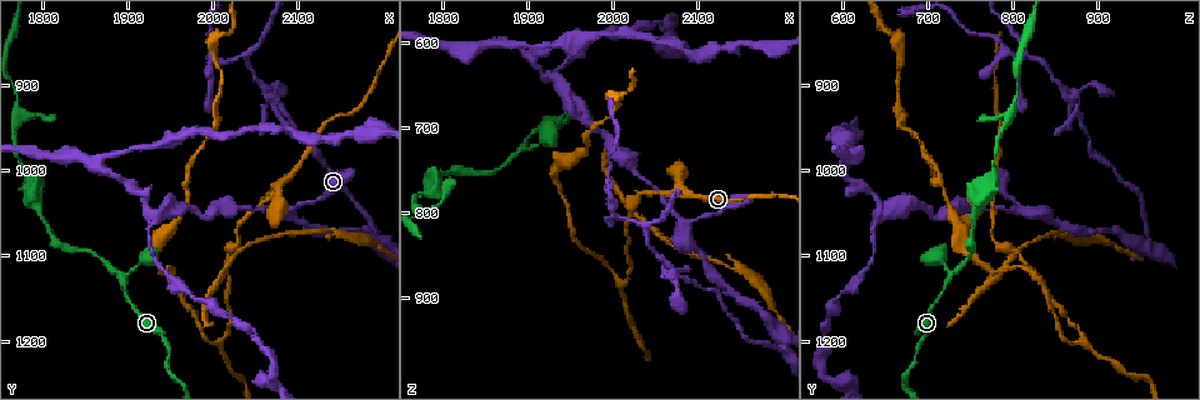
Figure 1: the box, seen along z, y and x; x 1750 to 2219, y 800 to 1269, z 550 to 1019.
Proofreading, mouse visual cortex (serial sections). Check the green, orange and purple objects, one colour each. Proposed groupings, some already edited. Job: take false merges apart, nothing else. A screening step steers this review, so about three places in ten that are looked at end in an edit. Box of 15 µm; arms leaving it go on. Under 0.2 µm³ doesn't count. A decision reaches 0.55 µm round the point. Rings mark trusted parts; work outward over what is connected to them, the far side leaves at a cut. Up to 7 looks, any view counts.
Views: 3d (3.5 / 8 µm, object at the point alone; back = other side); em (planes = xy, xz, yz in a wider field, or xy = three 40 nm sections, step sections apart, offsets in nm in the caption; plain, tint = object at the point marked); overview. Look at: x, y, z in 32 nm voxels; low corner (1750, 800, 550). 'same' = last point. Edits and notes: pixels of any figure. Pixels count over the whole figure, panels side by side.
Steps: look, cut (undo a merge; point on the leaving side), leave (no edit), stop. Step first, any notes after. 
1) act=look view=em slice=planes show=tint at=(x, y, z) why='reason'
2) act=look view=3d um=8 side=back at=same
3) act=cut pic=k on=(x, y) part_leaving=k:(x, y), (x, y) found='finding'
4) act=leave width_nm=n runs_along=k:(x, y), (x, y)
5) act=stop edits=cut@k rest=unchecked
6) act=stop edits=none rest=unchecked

act=look view=3d um=3.5 at=(2085, 1045, 810) why='three-way junction'

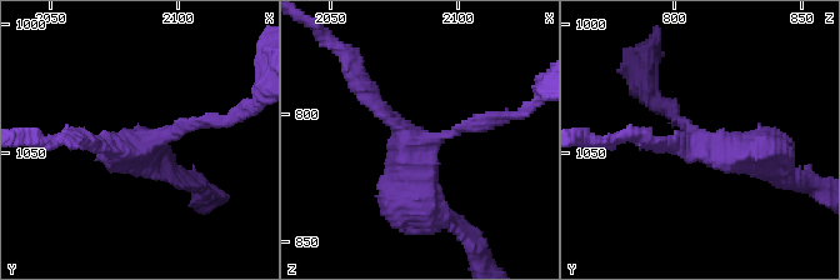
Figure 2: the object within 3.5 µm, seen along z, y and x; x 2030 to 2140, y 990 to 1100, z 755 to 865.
act=leave runs_along=2:(225, 121), (125, 148), (90, 144) found='one cell here'

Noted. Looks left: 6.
act=look view=3d um=3.5 at=(1940, 1050, 645) why='three arms meet'

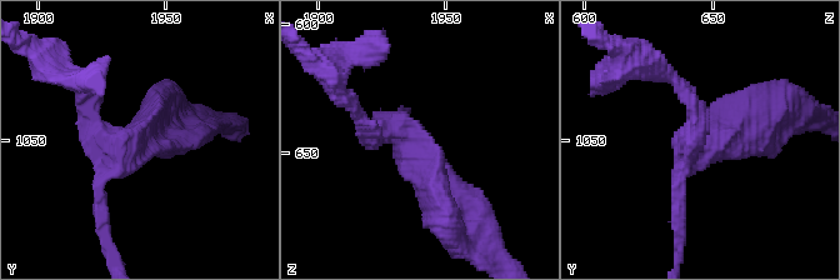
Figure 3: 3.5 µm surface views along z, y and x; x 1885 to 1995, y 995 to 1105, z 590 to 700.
act=look view=em slice=xy step=1 show=plain at=(1935, 1051, 644) arms=3 arm_widths_nm=200,250,400

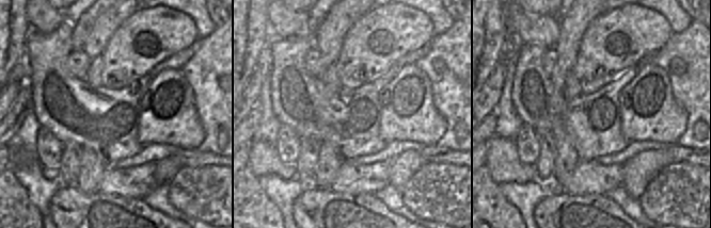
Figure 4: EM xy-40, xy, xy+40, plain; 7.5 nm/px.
act=look view=em slice=xy step=1 show=tint at=same why='with the object marked'

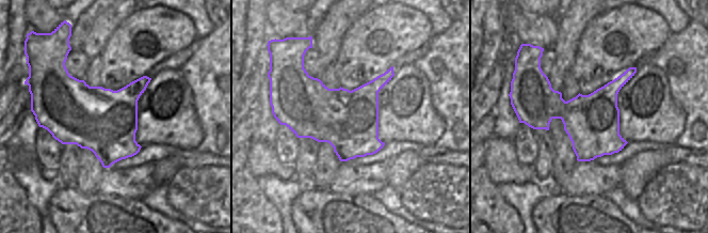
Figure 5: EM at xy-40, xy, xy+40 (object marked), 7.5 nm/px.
act=leave runs_along=3:(438, 205), (408, 138), (361, 125) found='all the same cell'

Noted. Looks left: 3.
act=look view=3d um=8 at=(1865, 1000, 605)

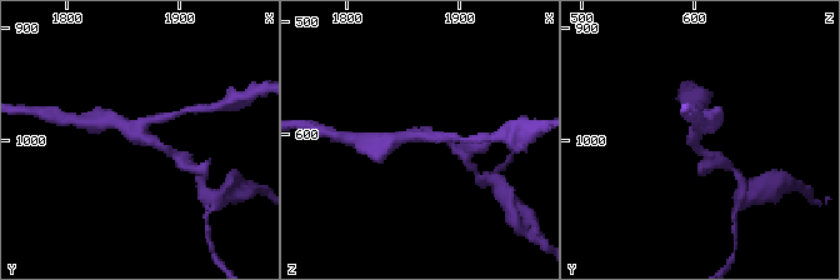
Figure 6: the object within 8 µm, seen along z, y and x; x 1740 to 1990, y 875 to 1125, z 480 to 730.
act=look view=em slice=xy step=1 show=tint at=(1868, 994, 602) arms=3 arm_widths_nm=200,250,350

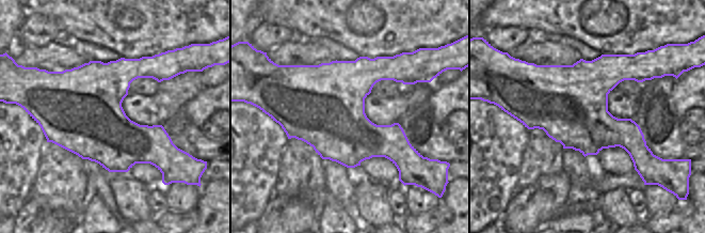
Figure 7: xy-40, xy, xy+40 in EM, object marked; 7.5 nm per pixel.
act=leave runs_along=6:(701, 151), (693, 140), (696, 118) found='continuous, no second cell'

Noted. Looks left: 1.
act=stop edits=none rest=unchecked

